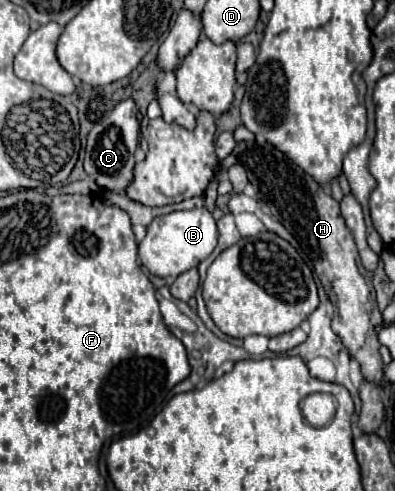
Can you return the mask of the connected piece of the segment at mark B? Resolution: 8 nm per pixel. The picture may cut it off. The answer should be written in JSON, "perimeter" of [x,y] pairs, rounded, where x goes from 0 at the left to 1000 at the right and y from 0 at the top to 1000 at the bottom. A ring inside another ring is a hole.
{"perimeter":[[[522,424],[451,428],[385,448],[385,456],[375,460],[375,477],[349,497],[349,521],[380,558],[395,558],[405,566],[451,566],[461,554],[496,546],[516,525],[527,525],[547,505],[547,493],[547,448]]]}

